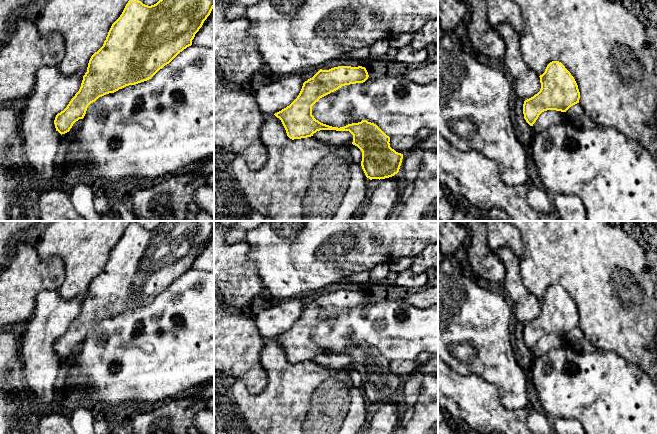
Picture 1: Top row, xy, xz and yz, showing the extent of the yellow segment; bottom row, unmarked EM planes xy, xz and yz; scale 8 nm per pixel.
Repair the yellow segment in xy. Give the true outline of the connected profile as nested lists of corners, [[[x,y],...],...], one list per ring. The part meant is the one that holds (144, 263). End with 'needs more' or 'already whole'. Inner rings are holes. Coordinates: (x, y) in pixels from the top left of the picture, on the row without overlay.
[[[163,221],[151,230],[139,224],[129,224],[120,241],[112,248],[103,270],[91,280],[79,315],[67,331],[56,339],[54,344],[56,355],[61,359],[69,356],[76,345],[84,342],[88,330],[99,321],[151,303],[180,276],[192,269],[195,258],[213,232],[214,221]]]; already whole

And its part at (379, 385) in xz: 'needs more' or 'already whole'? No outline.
already whole

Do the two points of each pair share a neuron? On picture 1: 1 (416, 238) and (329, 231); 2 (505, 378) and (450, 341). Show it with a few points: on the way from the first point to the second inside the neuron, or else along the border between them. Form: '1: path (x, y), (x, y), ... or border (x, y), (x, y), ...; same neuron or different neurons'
1: path (394, 232), (351, 232); same neuron
2: path (491, 364), (467, 341), (464, 341); same neuron

